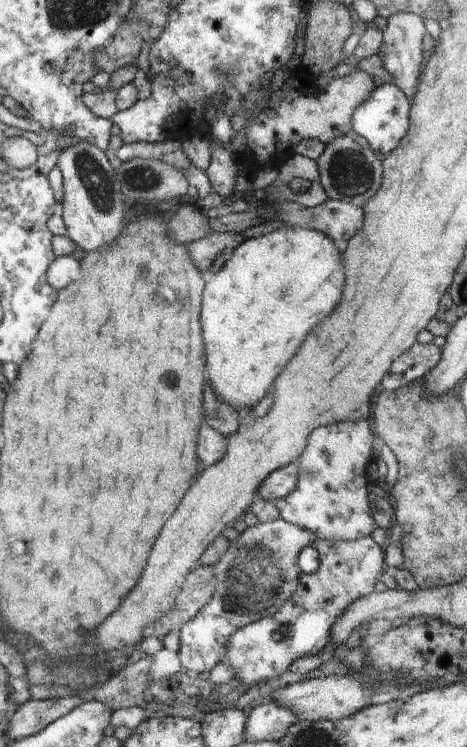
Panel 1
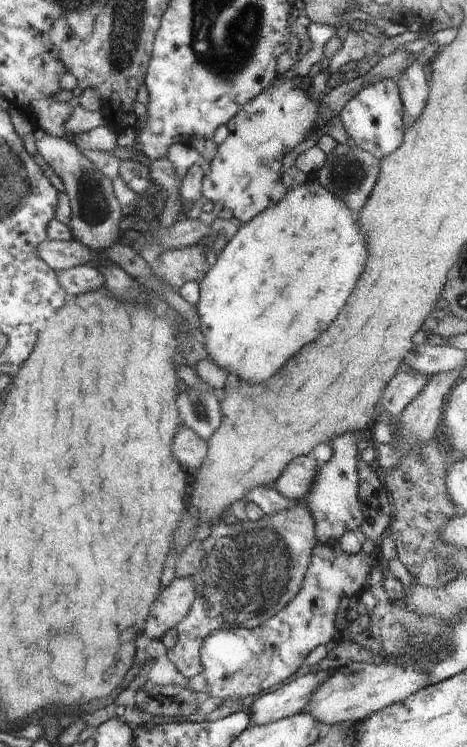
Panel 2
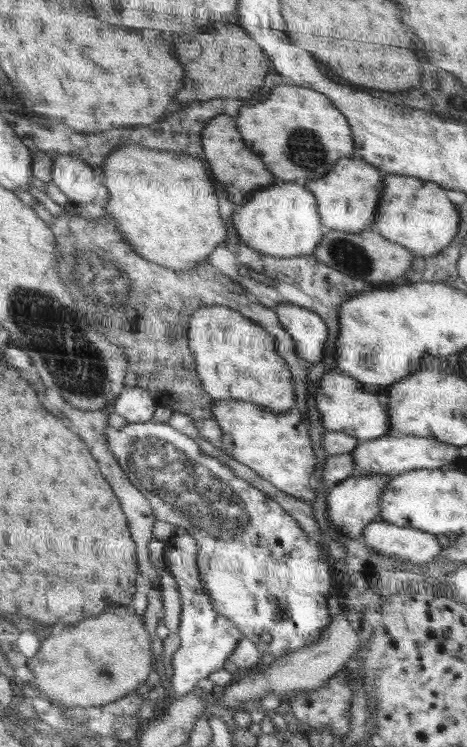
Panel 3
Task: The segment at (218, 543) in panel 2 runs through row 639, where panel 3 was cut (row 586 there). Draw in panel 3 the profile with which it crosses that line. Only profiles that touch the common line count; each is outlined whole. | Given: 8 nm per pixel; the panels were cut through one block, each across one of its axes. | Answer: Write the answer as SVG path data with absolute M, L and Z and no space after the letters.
M179 532L166 540L165 559L172 577L176 581L181 600L181 616L179 622L180 647L174 653L171 679L173 699L182 698L197 687L198 681L207 678L212 672L220 670L228 656L236 650L243 633L236 628L232 620L214 611L210 596L204 589L200 579L198 543L190 534Z

